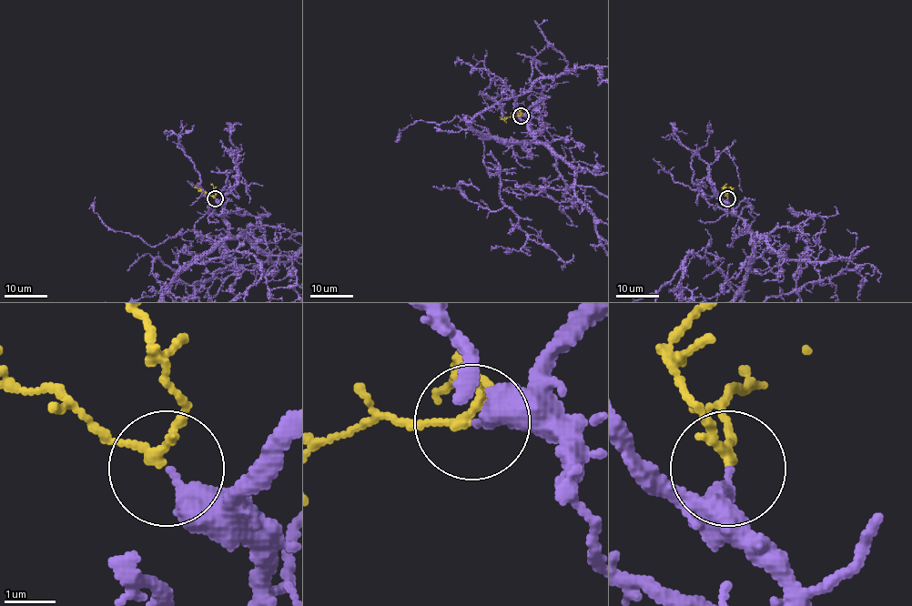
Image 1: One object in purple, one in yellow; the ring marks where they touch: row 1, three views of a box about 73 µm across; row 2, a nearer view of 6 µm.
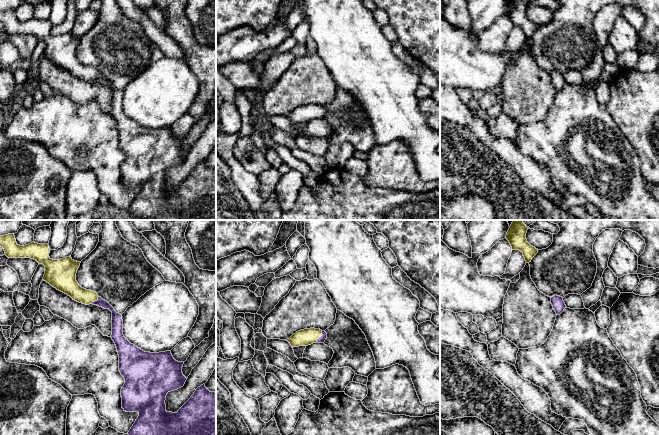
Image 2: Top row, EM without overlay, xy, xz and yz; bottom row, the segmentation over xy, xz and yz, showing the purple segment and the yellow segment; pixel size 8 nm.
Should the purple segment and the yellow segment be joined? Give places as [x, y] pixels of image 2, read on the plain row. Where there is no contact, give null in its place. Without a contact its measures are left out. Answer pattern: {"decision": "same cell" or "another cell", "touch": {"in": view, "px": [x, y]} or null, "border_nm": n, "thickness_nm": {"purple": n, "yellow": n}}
{"decision": "same cell", "touch": {"in": "xz", "px": [321, 112]}, "border_nm": 100, "thickness_nm": {"purple": 50, "yellow": 130}}

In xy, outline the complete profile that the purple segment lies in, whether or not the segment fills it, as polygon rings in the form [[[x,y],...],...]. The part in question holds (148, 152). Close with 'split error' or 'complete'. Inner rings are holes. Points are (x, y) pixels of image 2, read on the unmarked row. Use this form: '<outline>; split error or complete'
[[[14,10],[0,12],[0,22],[8,34],[31,34],[43,40],[45,42],[43,56],[73,76],[85,81],[97,81],[112,88],[111,114],[119,131],[119,147],[125,155],[121,165],[122,184],[126,188],[139,189],[127,209],[136,220],[216,220],[216,169],[210,168],[203,160],[177,189],[167,188],[165,180],[167,169],[183,163],[187,156],[182,149],[184,138],[176,137],[171,127],[150,129],[131,120],[123,111],[122,91],[96,68],[82,64],[76,57],[76,49],[81,38],[74,37],[70,32],[53,36],[49,33],[48,20],[32,18],[20,22]]]; split error

